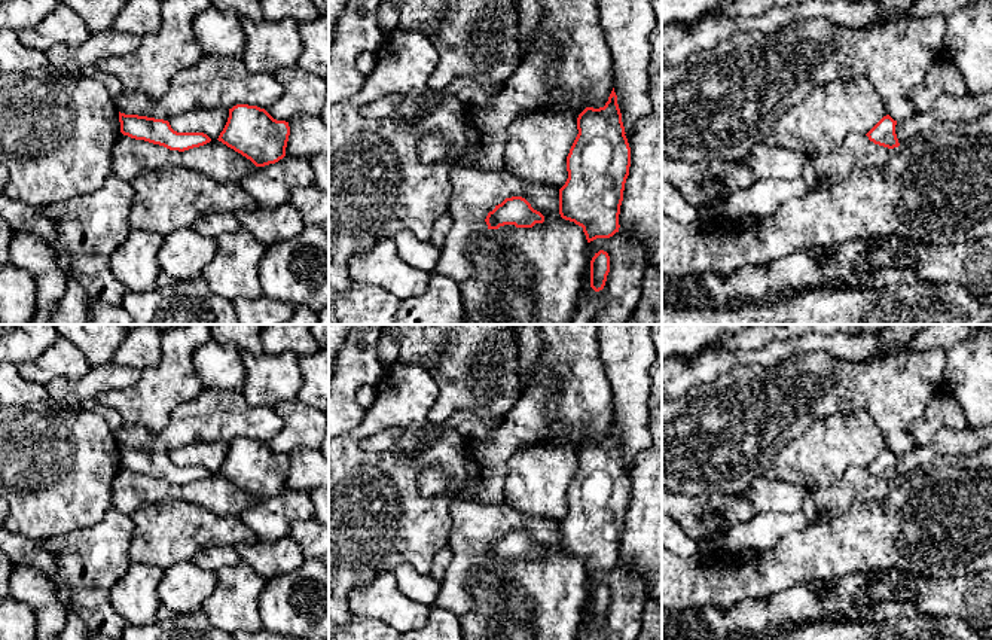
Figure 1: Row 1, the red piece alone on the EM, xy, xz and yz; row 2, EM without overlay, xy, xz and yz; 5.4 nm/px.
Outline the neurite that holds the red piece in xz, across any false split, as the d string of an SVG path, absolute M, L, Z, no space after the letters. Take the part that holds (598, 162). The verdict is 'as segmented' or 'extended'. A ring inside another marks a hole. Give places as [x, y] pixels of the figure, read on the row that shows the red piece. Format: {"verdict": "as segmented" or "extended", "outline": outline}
{"verdict": "as segmented", "outline": "M614 88L604 107L586 107L567 156L568 179L559 189L559 214L583 228L587 243L619 232L631 167L631 147Z"}

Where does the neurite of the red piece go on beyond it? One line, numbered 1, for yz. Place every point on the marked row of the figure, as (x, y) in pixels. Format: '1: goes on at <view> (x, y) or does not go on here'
1: does not go on here

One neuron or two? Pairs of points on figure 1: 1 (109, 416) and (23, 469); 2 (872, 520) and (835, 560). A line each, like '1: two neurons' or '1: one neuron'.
1: one neuron
2: one neuron

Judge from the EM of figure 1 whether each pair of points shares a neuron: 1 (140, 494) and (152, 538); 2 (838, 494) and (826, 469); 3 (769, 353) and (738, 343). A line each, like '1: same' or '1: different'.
1: different
2: different
3: different

